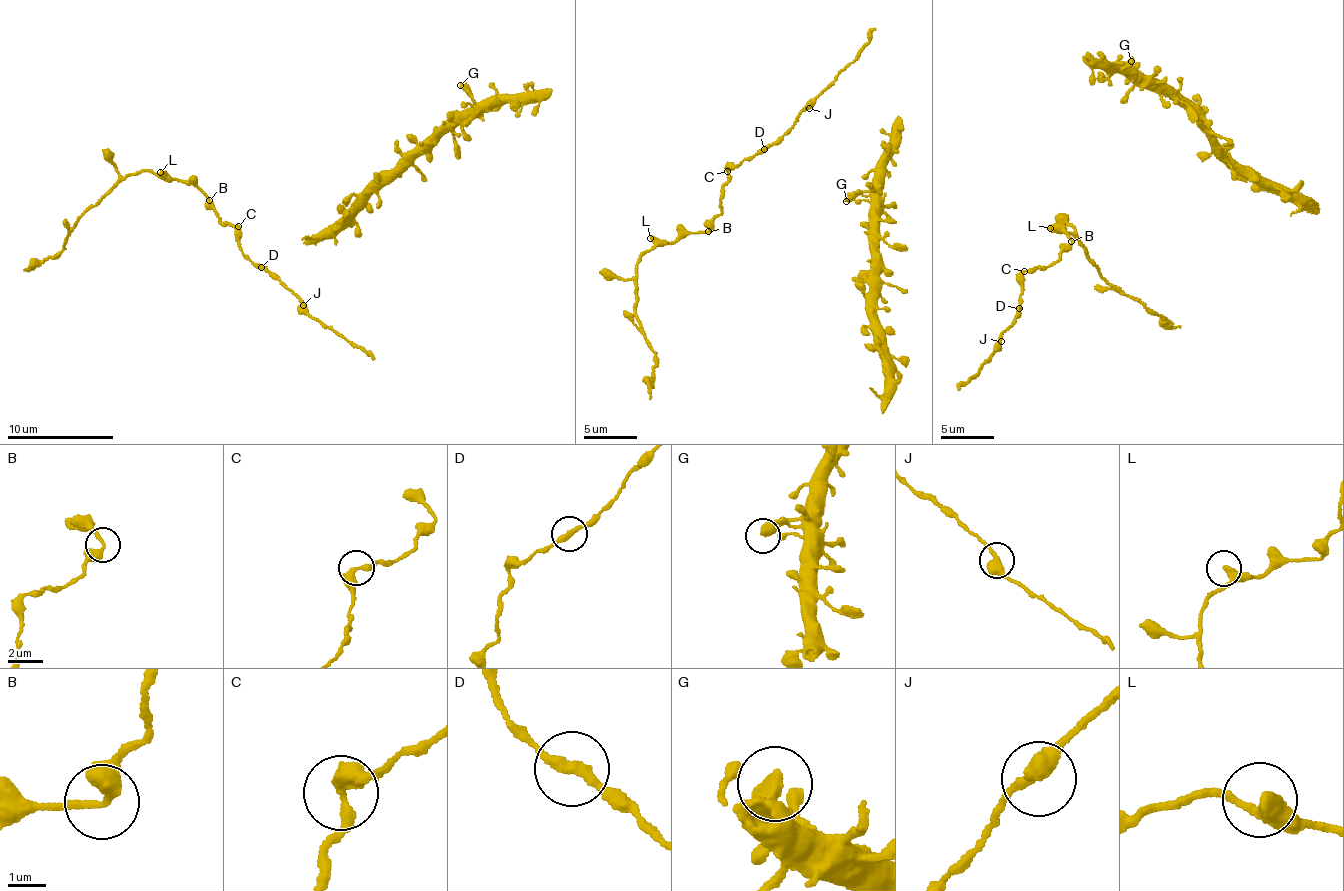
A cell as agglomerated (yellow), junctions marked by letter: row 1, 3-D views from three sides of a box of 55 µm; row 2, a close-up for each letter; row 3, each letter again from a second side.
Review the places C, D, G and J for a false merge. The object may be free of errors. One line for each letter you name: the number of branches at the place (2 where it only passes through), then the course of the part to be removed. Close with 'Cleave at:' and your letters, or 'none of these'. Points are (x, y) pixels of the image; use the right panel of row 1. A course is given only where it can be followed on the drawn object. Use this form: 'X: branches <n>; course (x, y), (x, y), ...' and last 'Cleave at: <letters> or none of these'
C: branches 2; course (1024, 271), (1059, 259), (1071, 241), (1059, 227), (1080, 239), (1103, 278), (1181, 326)
Cleave at: C

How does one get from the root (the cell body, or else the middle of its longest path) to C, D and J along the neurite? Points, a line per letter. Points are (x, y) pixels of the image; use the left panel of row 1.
C: (209, 197), (216, 216), (221, 218), (221, 224), (228, 221), (239, 226)
D: (209, 197), (216, 216), (221, 218), (221, 224), (228, 221), (239, 229), (242, 252), (261, 267)
J: (209, 197), (221, 224), (228, 221), (239, 229), (239, 245), (246, 257), (272, 274), (303, 305)

